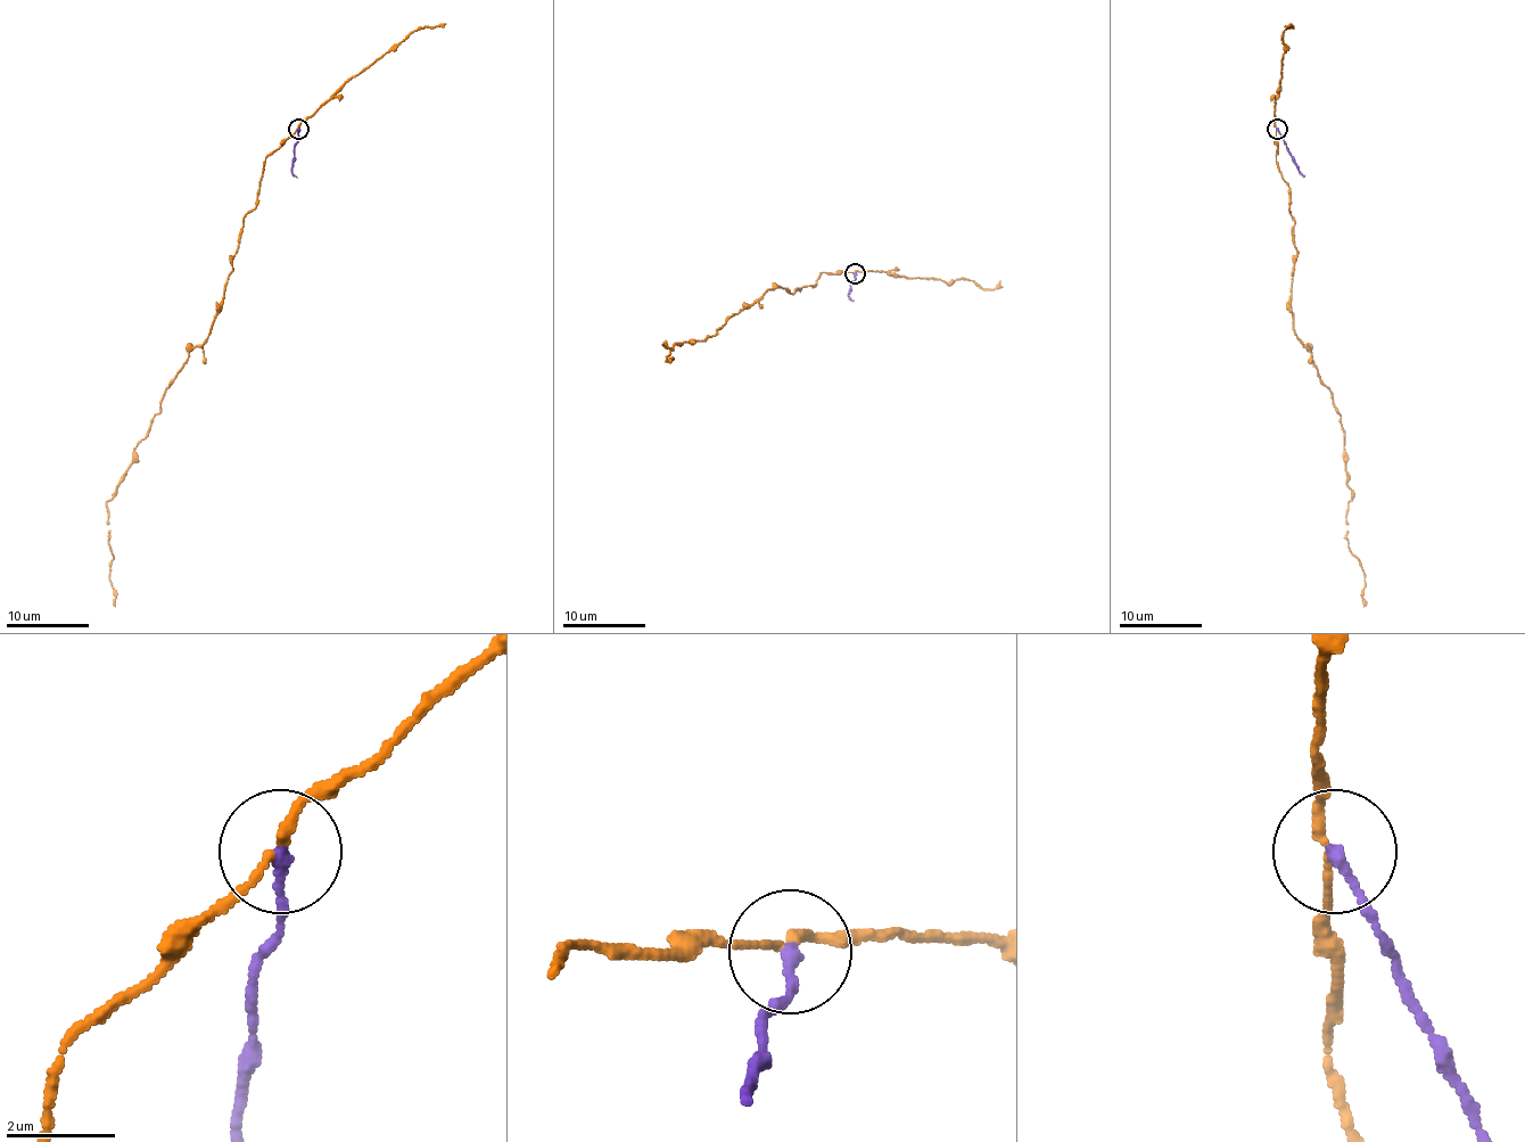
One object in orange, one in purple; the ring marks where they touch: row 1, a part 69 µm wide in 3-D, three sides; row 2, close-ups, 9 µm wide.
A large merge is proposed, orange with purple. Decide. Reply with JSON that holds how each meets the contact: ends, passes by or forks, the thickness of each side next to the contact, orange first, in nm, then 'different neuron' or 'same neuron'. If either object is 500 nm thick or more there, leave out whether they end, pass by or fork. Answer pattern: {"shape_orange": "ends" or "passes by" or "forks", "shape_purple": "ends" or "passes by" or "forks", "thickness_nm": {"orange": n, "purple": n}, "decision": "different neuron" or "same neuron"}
{"shape_orange": "passes by", "shape_purple": "ends", "thickness_nm": {"orange": 150, "purple": 200}, "decision": "different neuron"}

